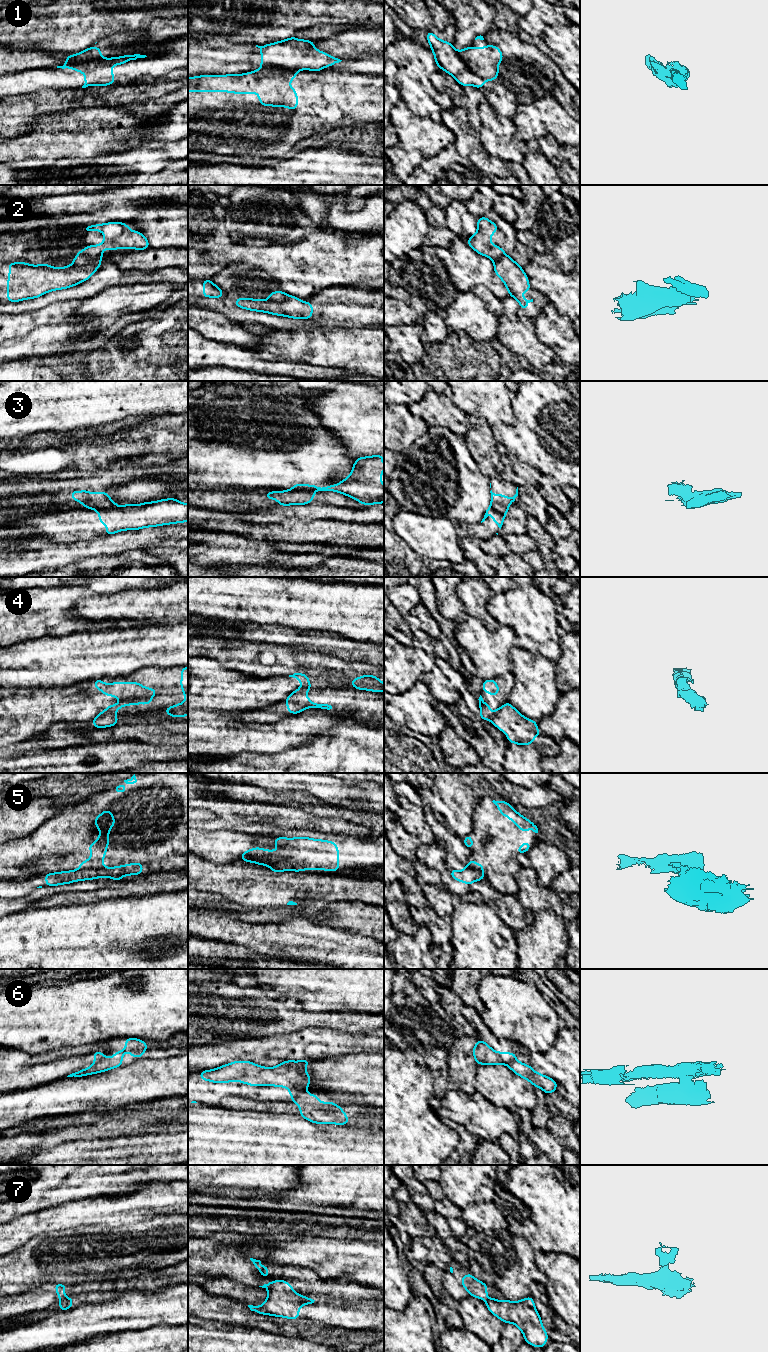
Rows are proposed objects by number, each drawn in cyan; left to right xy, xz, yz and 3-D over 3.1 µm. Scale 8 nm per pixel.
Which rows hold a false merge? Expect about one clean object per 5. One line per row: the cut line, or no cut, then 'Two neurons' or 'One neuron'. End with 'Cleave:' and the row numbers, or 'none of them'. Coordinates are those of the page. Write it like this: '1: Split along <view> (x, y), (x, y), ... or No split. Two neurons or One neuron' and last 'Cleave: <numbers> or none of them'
1: Split along xy (102, 58), (86, 61), (66, 60). Two neurons
2: Split along xy (101, 255), (86, 264), (73, 265). Two neurons
3: Split along xy (117, 506), (96, 509). Two neurons
4: Split along xy (104, 710), (113, 712). Two neurons
5: Split along xy (103, 867), (79, 870). Two neurons
6: Split along xz (302, 1091), (292, 1100). Two neurons
7: Split along xy (65, 1299), (61, 1301). Two neurons
Cleave: 1, 2, 3, 4, 5, 6, 7

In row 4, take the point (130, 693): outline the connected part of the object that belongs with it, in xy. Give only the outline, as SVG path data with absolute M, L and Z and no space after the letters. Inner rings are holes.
M102 679L92 681L94 687L106 696L115 696L121 699L119 704L108 705L104 711L116 712L123 706L134 704L149 705L152 704L152 697L157 694L155 688L145 688L138 682L114 682L112 684L105 684Z

